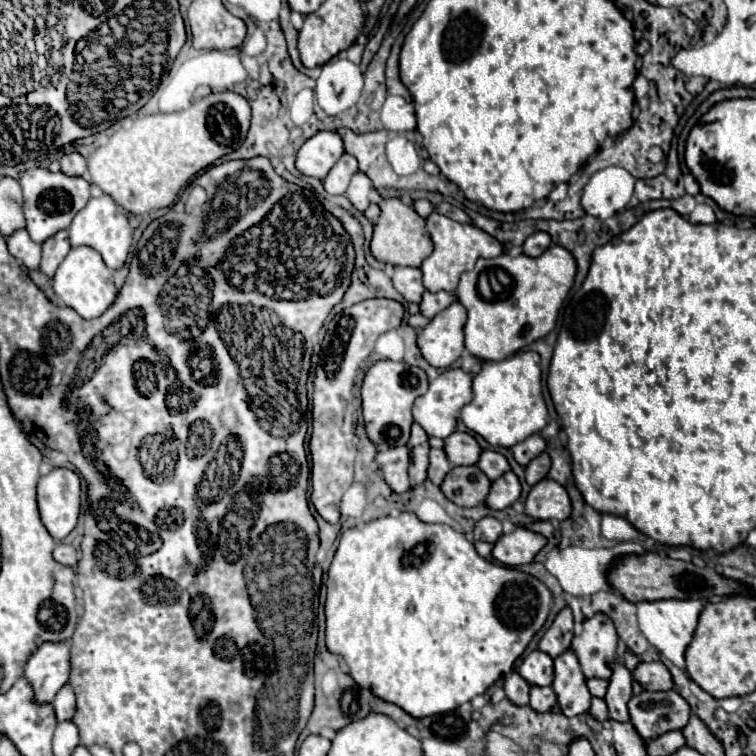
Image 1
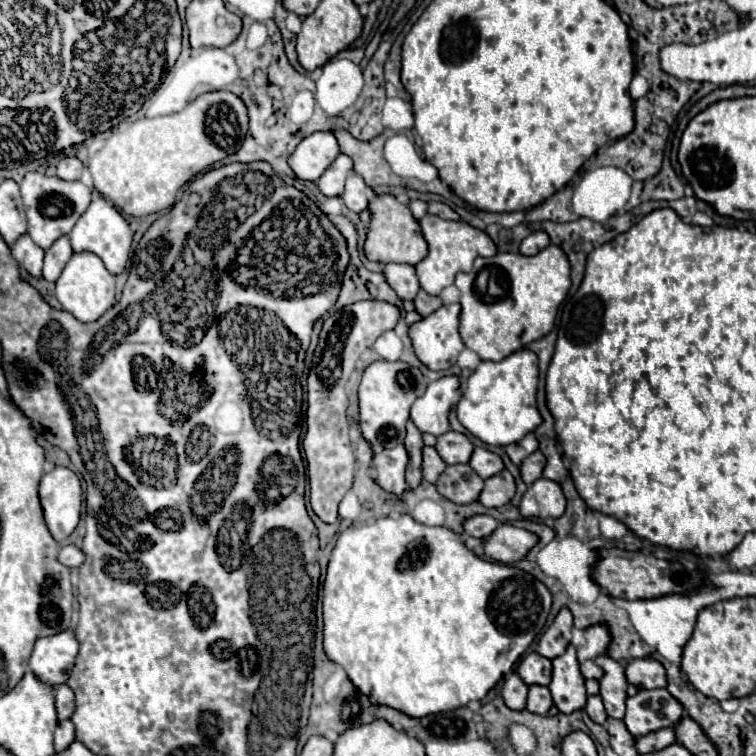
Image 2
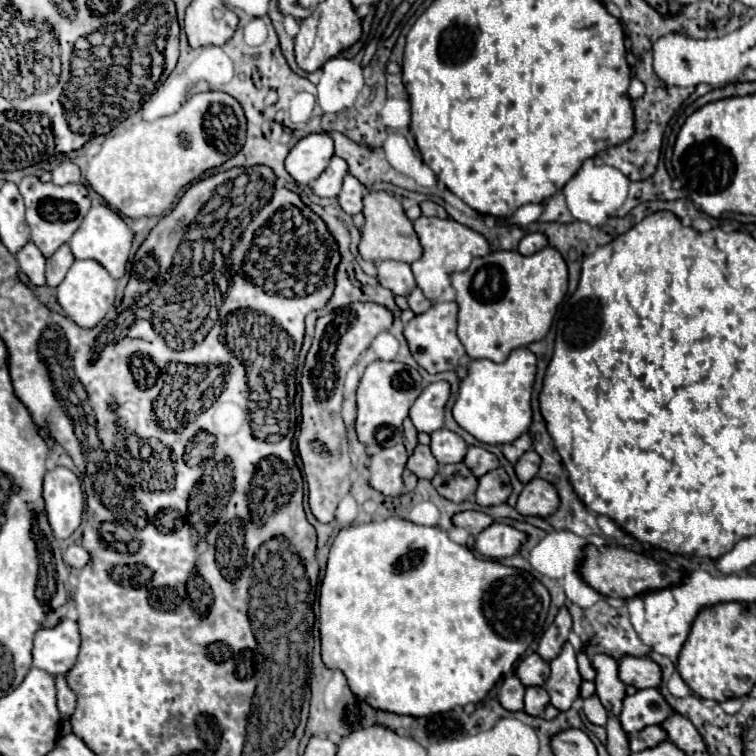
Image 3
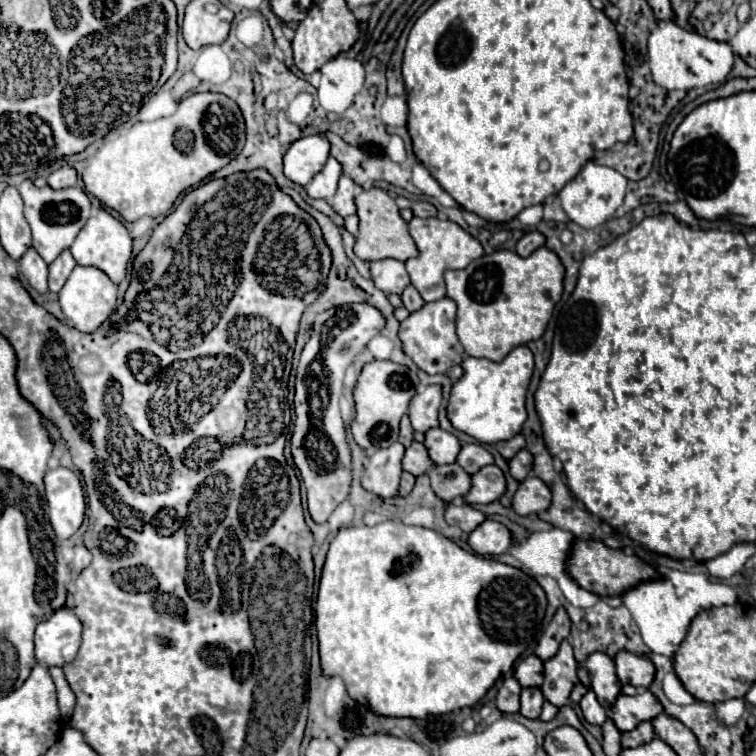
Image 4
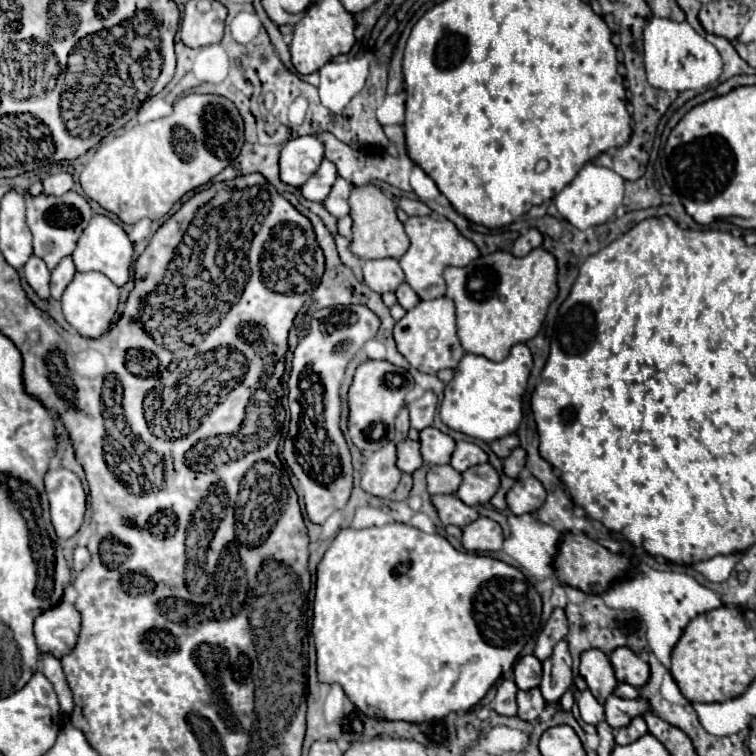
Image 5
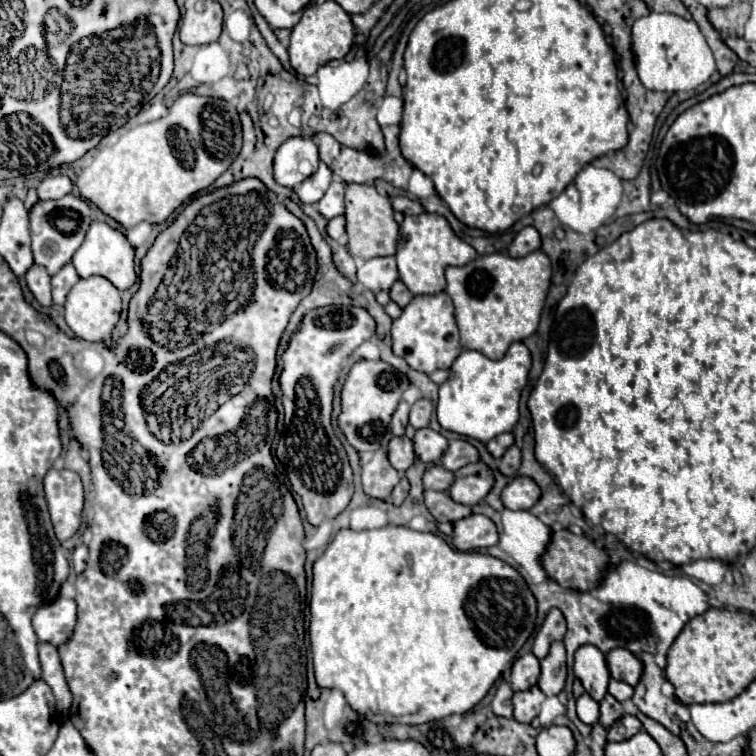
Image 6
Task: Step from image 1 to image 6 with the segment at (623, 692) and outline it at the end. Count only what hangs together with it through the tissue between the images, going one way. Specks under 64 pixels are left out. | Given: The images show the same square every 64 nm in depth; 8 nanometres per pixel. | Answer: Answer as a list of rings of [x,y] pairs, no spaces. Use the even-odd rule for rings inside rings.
[[[586,644],[584,648],[576,650],[574,674],[580,678],[586,692],[594,700],[600,702],[606,696],[608,682],[610,682],[610,670],[606,664],[606,656],[598,648],[592,648],[590,644]]]

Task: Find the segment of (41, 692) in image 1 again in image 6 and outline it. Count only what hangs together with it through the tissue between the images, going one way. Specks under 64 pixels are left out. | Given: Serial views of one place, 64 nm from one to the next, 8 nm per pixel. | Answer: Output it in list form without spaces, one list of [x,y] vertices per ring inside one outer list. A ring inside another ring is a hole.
[[[58,596],[52,604],[36,610],[32,624],[40,642],[50,642],[58,648],[70,640],[76,626],[76,602]]]

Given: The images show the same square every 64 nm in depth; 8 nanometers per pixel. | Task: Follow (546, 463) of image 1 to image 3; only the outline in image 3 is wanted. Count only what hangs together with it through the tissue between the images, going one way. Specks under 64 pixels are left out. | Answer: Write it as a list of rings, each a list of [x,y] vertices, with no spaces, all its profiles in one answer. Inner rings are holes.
[[[528,450],[528,452],[518,460],[518,464],[516,464],[514,468],[516,468],[516,474],[518,474],[520,482],[528,484],[532,478],[536,478],[538,468],[540,468],[540,456],[538,456],[538,452]]]

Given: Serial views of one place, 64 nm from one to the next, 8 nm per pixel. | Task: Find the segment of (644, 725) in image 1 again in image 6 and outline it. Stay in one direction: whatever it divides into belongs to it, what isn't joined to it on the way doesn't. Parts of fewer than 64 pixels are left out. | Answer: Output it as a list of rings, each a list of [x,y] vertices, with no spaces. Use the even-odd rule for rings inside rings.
[[[606,696],[602,702],[600,702],[600,724],[604,724],[606,728],[610,728],[612,724],[616,724],[618,720],[622,720],[624,716],[624,710],[620,706],[620,702],[614,698],[614,696]]]

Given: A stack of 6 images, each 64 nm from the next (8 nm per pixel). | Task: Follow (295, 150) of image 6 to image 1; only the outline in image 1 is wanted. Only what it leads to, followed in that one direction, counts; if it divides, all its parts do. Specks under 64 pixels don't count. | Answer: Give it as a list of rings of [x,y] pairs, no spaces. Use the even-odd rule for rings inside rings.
[[[318,132],[298,150],[296,168],[304,176],[314,176],[324,180],[338,158],[344,154],[342,138],[336,132]]]

